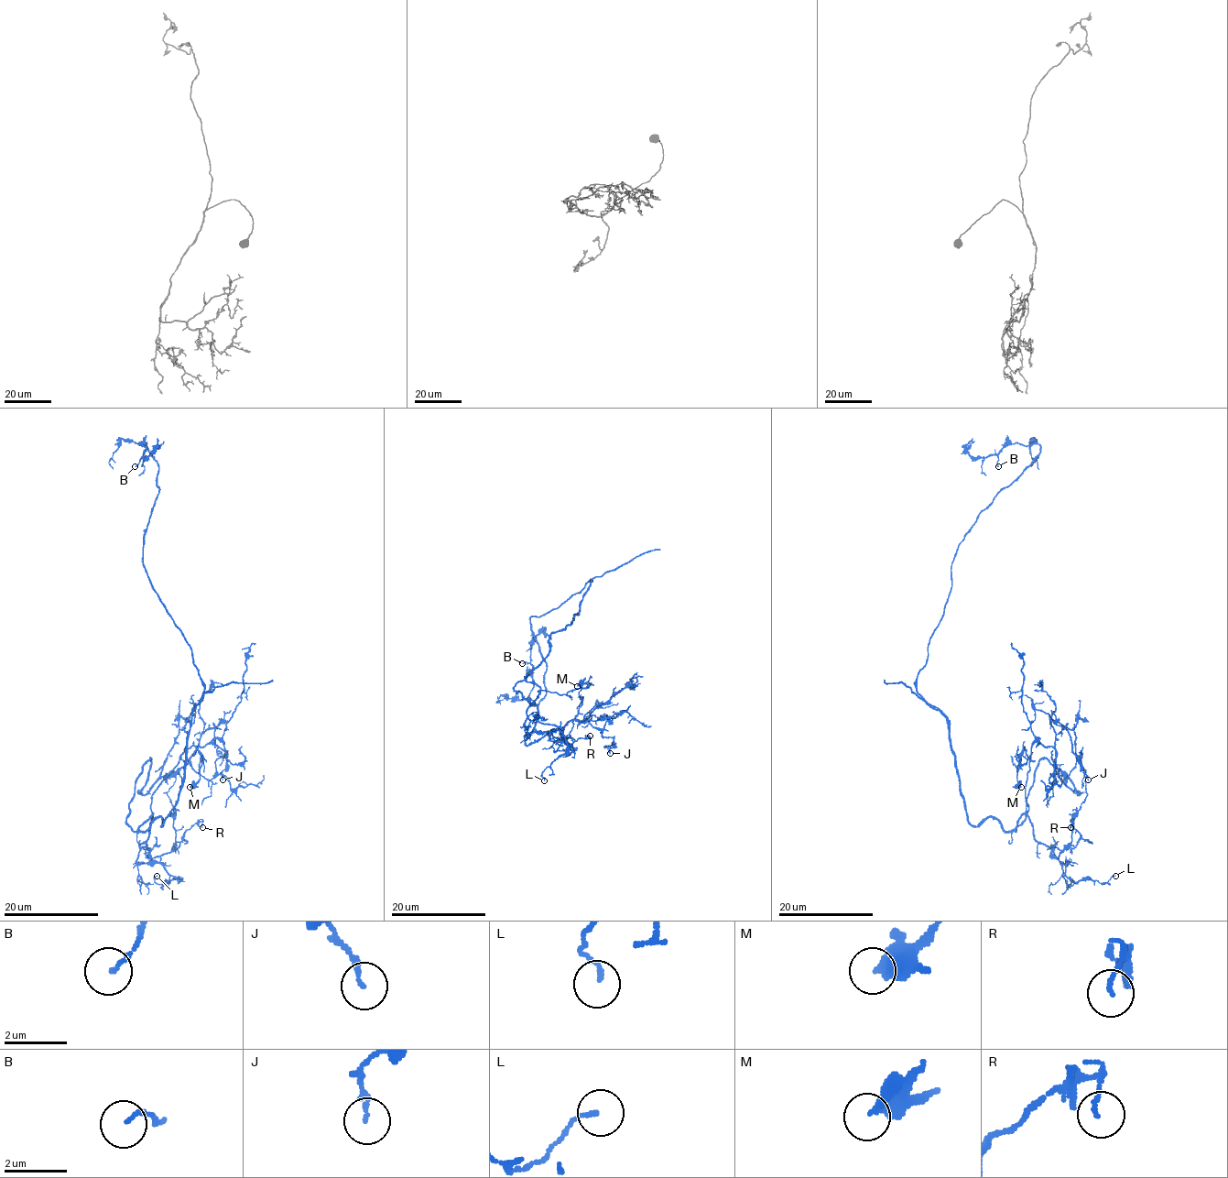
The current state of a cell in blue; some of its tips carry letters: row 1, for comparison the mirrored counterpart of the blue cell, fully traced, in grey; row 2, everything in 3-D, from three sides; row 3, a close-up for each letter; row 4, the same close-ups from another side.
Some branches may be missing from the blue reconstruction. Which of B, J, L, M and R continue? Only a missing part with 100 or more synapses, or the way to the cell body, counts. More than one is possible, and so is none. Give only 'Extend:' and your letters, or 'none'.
Extend: none

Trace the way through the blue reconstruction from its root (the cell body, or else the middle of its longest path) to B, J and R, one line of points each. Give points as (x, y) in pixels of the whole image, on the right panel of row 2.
B: (956, 768), (946, 718), (917, 691), (917, 675), (951, 589), (958, 544), (1039, 445), (1006, 443), (998, 466)
J: (956, 768), (969, 823), (1005, 831), (1026, 817), (1041, 759), (1080, 792), (1054, 763), (1062, 729), (1088, 779)
R: (956, 768), (972, 824), (994, 817), (1010, 831), (1025, 814), (1056, 857), (1079, 840), (1070, 827)

